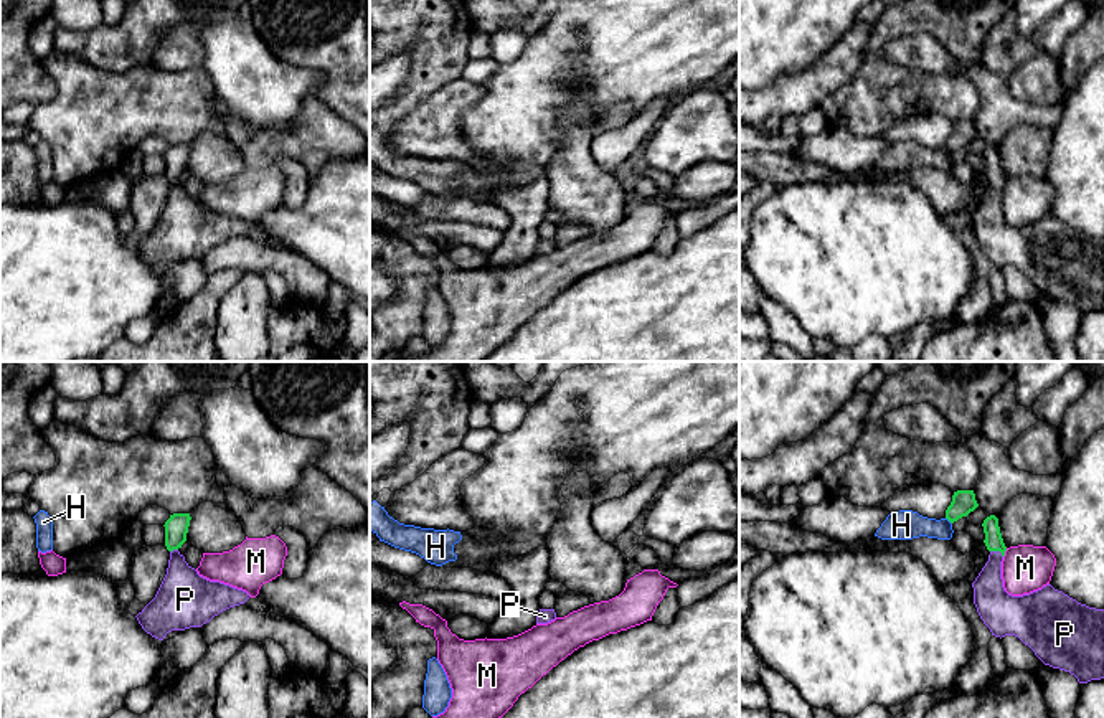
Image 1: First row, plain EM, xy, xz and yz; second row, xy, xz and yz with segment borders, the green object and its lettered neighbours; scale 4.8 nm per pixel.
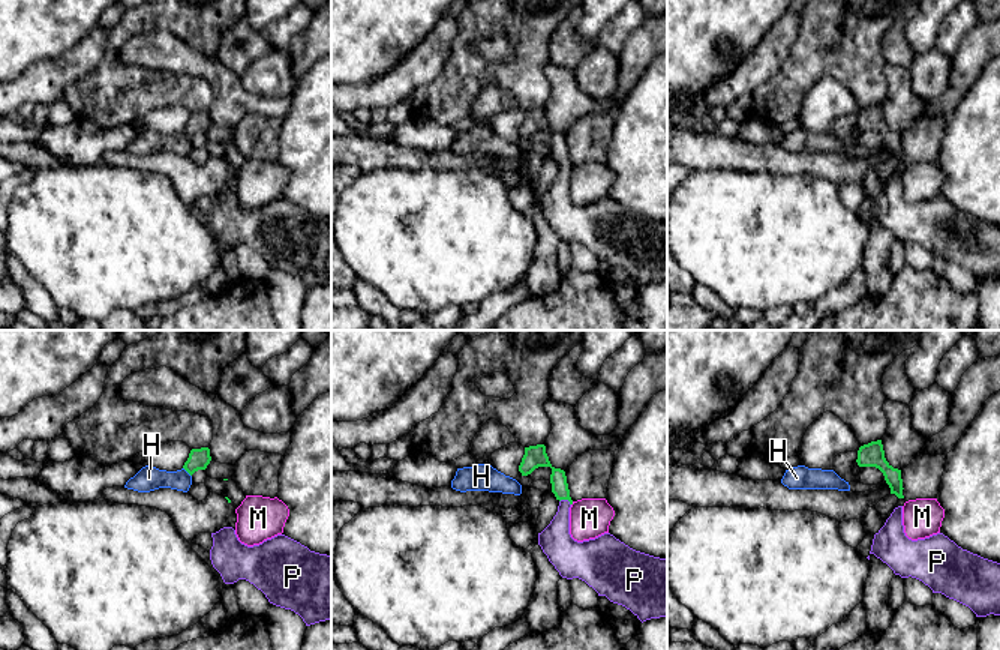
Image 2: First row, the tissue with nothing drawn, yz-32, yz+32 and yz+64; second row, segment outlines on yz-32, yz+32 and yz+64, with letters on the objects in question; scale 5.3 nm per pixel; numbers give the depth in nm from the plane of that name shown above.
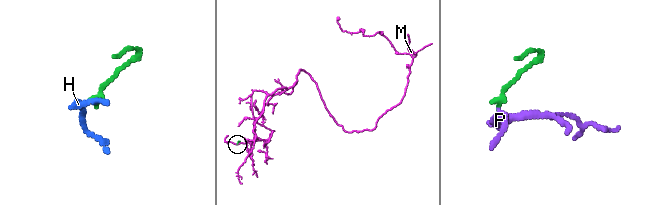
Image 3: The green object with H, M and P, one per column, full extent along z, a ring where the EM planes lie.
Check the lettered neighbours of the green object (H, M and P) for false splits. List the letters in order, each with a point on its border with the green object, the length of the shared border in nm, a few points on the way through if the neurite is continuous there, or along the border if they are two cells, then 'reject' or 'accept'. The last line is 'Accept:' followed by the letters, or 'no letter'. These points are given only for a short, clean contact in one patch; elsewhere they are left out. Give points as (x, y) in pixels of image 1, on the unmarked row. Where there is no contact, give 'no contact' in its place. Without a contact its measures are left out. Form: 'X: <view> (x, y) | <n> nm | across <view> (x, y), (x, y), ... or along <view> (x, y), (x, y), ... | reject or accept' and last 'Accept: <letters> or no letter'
H: yz (948, 149) | 50 nm | along yz (946, 147), (951, 154) | reject
M: yz (1004, 184) | 50 nm | along yz (1007, 179), (1004, 187) | reject
P: yz (997, 180) | 70 nm | across yz (994, 172), (997, 180), (992, 198), (992, 231) | accept
Accept: P

